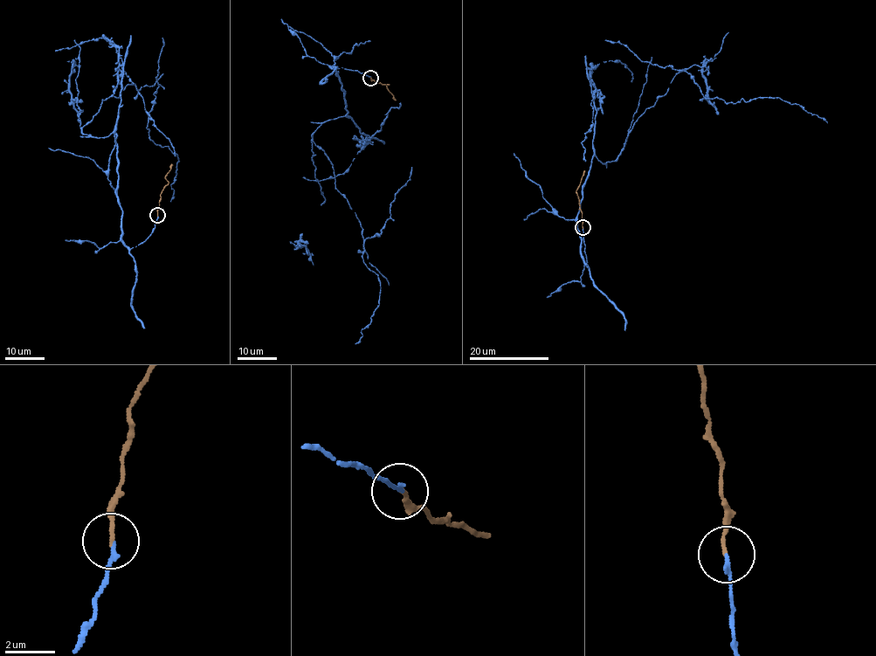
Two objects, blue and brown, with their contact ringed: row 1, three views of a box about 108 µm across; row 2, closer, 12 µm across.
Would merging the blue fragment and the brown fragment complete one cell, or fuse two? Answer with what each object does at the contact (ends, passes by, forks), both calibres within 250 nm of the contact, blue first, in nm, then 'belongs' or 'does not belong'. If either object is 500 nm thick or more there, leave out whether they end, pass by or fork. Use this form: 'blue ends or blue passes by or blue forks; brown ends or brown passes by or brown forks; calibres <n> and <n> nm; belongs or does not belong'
blue ends; brown ends; calibres 160 and 160 nm; belongs

